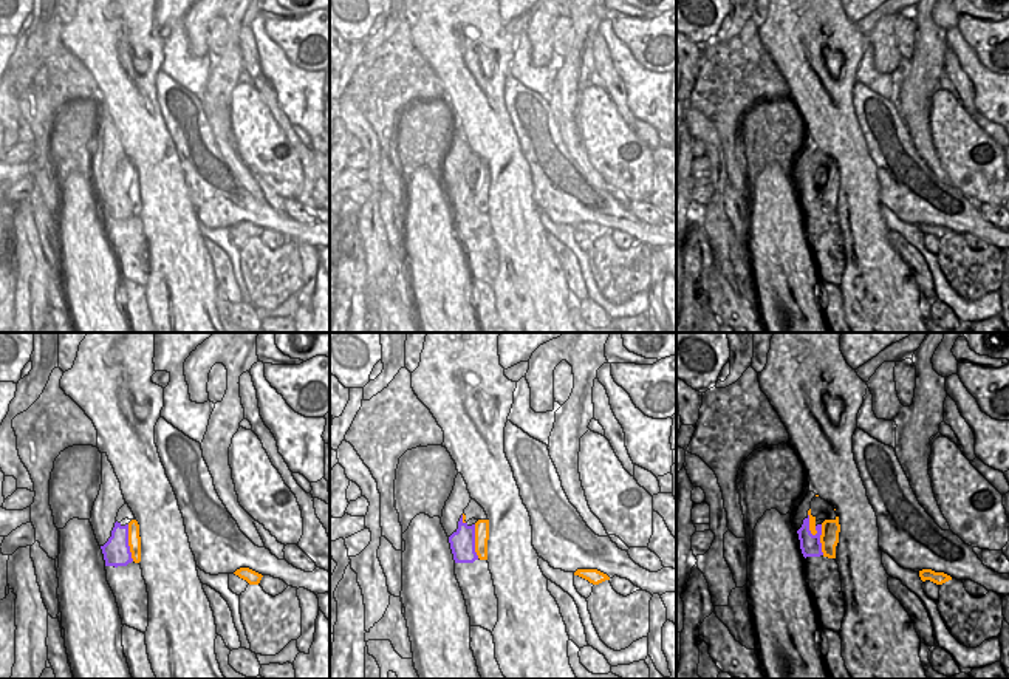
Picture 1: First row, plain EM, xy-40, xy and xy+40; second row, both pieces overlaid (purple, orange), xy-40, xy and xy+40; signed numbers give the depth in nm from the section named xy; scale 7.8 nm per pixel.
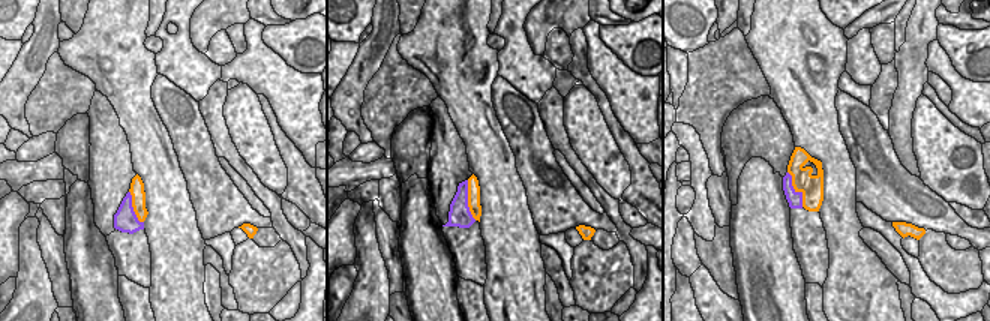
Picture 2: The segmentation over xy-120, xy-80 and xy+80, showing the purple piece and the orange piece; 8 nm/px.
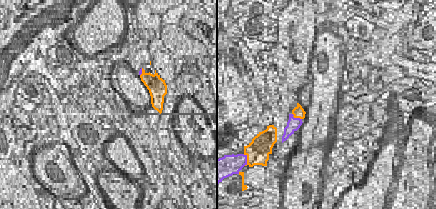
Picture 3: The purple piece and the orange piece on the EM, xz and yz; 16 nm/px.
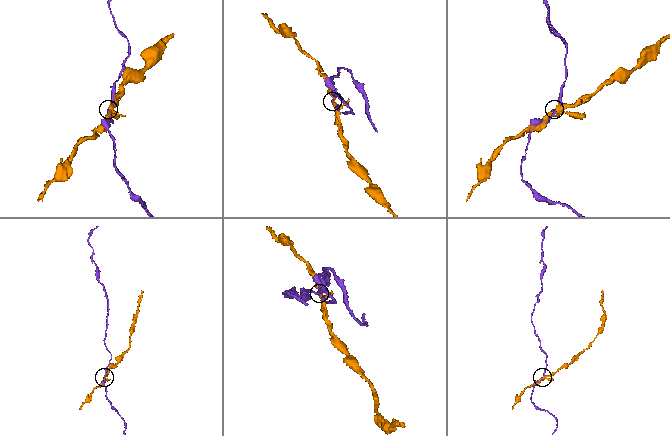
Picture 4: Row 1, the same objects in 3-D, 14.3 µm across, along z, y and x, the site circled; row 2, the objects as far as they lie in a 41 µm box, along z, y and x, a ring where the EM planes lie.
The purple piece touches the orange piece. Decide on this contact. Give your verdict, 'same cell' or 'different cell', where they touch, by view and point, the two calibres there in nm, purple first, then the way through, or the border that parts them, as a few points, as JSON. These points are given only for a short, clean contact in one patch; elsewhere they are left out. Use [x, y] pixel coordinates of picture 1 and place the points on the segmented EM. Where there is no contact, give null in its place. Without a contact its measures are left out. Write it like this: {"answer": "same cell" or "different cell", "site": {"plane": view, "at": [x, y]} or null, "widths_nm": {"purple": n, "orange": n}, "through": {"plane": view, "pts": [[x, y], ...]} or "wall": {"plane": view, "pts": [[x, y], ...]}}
{"answer": "different cell", "site": {"plane": "xy-40", "at": [127, 543]}, "widths_nm": {"purple": 220, "orange": 100}}

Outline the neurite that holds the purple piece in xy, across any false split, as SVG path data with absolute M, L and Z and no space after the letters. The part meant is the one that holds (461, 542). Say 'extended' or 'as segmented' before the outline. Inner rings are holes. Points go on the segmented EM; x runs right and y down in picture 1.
as segmented | M463 515L458 521L458 529L449 537L450 549L455 563L474 563L478 560L475 552L475 524L469 526L463 521Z

